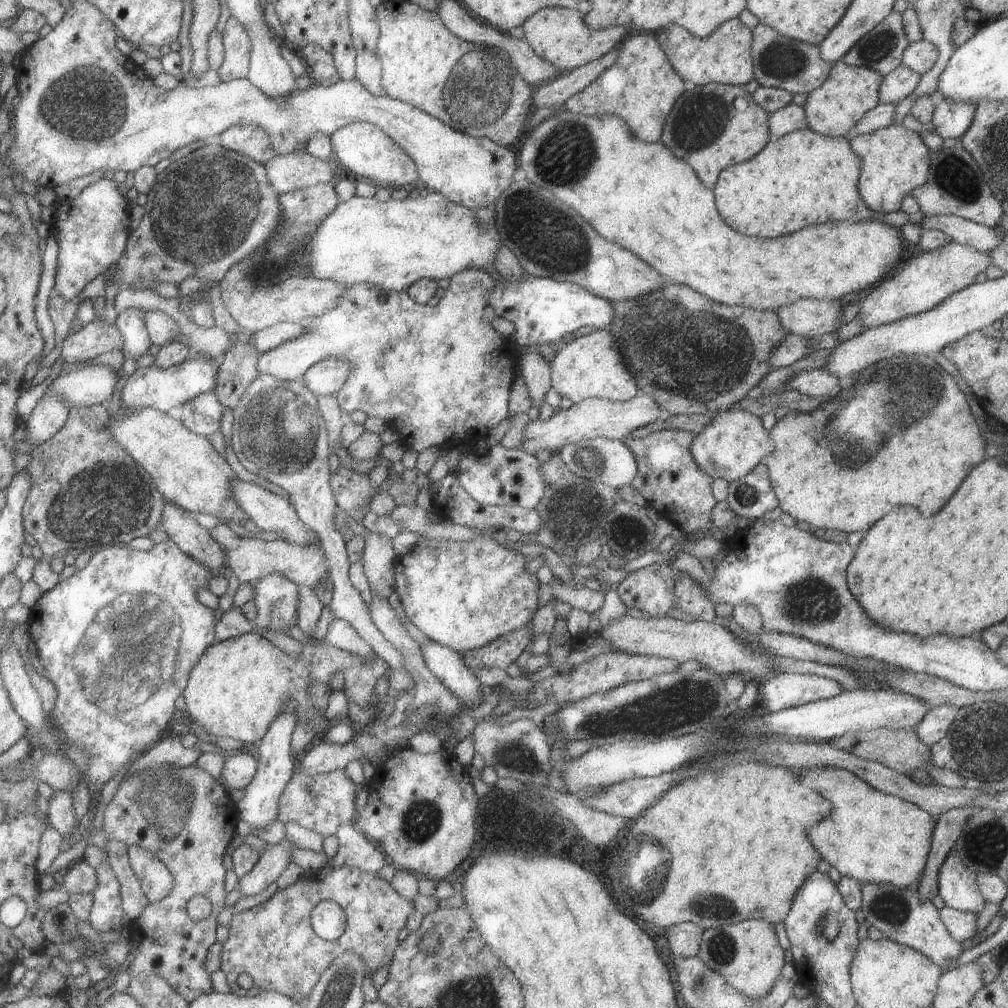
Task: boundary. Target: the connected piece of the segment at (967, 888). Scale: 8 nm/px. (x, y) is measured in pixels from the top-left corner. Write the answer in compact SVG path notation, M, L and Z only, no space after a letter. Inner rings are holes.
M951 848L939 865L937 875L937 890L944 906L977 914L985 901L977 888L975 877L969 862Z

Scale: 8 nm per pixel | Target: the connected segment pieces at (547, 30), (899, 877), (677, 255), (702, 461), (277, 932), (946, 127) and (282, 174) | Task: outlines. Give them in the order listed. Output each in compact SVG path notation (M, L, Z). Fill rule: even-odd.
M543 7L522 24L524 38L532 51L561 72L568 72L592 60L601 58L625 40L630 29L619 25L594 31L584 23L584 14L565 7Z
M817 766L817 768L789 767L799 782L815 792L819 792L825 800L831 802L831 812L817 822L817 826L807 832L809 842L819 852L821 858L843 876L854 878L863 883L889 883L897 888L913 887L923 872L926 856L930 851L932 828L935 818L911 803L898 799L895 795L885 795L848 770L832 767Z
M561 108L524 135L519 150L519 170L523 178L571 206L605 240L631 251L671 282L685 284L715 302L775 311L797 299L843 300L846 294L877 282L899 260L901 234L879 221L824 222L771 240L733 232L719 218L713 194L701 184L691 166L683 160L675 160L661 142L647 144L637 140L620 116L582 115Z
M735 409L716 415L693 437L689 452L701 472L713 479L734 481L745 476L764 456L774 451L768 430L761 425L758 416L749 411Z
M323 867L314 874L300 876L295 883L286 888L279 888L265 902L242 912L233 913L228 926L229 935L220 951L220 970L225 974L230 992L233 994L255 997L261 991L275 991L298 1003L309 994L319 975L342 952L351 951L363 959L364 976L372 974L381 966L388 967L390 958L399 944L397 933L413 909L412 900L405 900L399 896L391 888L389 881L379 878L377 873L366 873L360 868L351 867ZM322 900L336 902L346 916L343 934L332 941L319 938L310 925L310 910ZM241 972L251 976L252 984L249 989L243 989L237 984L237 976Z
M939 91L931 96L933 101L932 119L930 120L935 134L942 140L960 138L969 128L976 104L971 101L954 101L944 97Z
M307 152L273 155L264 164L264 169L267 182L278 194L349 176L335 159L323 161Z

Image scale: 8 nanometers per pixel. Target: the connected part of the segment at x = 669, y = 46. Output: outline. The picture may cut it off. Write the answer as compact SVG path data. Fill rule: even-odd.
M737 17L722 22L706 37L693 36L676 24L668 24L655 33L655 37L673 70L683 80L690 80L695 85L745 85L754 78L750 47L752 29L747 28Z

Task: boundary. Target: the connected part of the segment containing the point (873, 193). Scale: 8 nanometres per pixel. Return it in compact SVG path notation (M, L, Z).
M891 123L872 133L851 137L848 141L851 150L862 160L857 188L863 202L872 211L898 211L901 199L927 180L932 154L921 137L916 132L904 128L901 123Z

